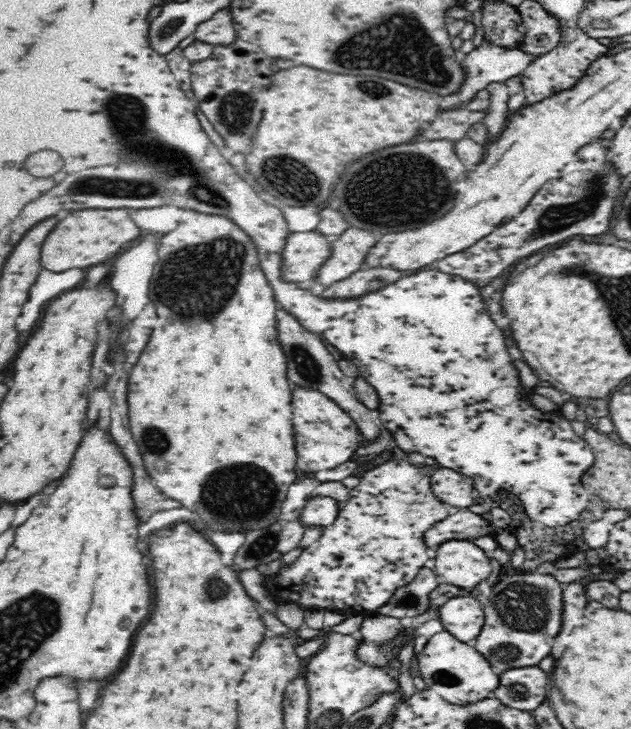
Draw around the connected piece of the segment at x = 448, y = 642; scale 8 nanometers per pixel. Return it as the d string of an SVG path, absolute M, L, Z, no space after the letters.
M446 630L435 633L427 640L417 654L417 664L426 686L443 699L457 705L492 696L493 690L499 685L499 675L492 672L492 665L486 658Z

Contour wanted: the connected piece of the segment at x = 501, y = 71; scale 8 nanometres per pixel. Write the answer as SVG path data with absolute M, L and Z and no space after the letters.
M484 38L478 46L466 53L462 66L466 69L466 80L458 90L460 103L457 107L470 102L470 98L480 89L485 89L490 82L506 81L526 70L533 60L533 56L524 54L516 47L504 47Z

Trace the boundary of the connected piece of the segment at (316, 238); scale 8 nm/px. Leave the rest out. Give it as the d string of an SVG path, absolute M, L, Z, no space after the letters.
M320 231L291 232L287 244L284 246L284 252L282 252L282 261L284 261L284 264L282 264L282 277L286 281L299 283L302 289L312 289L310 288L312 280L320 282L317 277L318 272L326 264L326 260L330 260L332 246L333 240L331 236Z

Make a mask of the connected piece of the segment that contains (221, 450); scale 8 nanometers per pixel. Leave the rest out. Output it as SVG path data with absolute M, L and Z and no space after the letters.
M194 209L184 222L178 222L178 226L172 232L164 234L164 246L158 250L160 262L154 266L154 276L151 276L152 280L149 284L150 300L158 312L158 324L154 326L150 342L146 344L144 352L140 354L138 362L132 366L127 376L130 432L144 456L144 464L150 476L156 478L158 488L164 494L172 496L174 500L180 500L186 508L194 512L202 512L204 516L212 516L210 522L214 524L214 528L210 530L226 528L226 530L249 531L274 524L281 514L280 506L284 496L289 486L296 480L296 472L294 472L296 452L294 452L294 430L292 430L294 406L292 406L292 388L286 376L286 356L278 339L276 312L279 305L272 285L260 267L258 246L254 243L254 239L228 216L198 212Z

